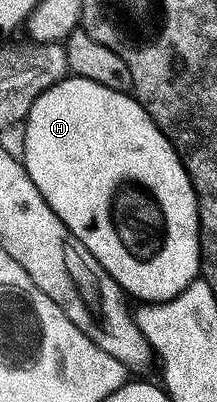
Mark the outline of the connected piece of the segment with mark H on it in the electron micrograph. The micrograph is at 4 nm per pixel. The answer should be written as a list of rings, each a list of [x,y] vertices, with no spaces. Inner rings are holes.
[[[70,75],[68,78],[60,80],[55,86],[51,86],[31,106],[28,116],[23,121],[26,134],[26,148],[23,163],[27,174],[31,174],[31,182],[43,194],[47,206],[59,214],[59,218],[91,250],[91,254],[111,274],[111,278],[121,287],[122,292],[133,296],[137,302],[148,302],[151,304],[161,304],[164,300],[175,298],[188,284],[198,279],[201,271],[201,247],[199,246],[199,230],[197,229],[197,199],[195,190],[191,186],[189,176],[185,168],[181,165],[181,158],[177,151],[171,146],[171,142],[155,126],[155,122],[145,113],[143,106],[132,95],[107,90],[107,86],[99,86],[99,82],[91,82],[87,78],[79,78]]]

